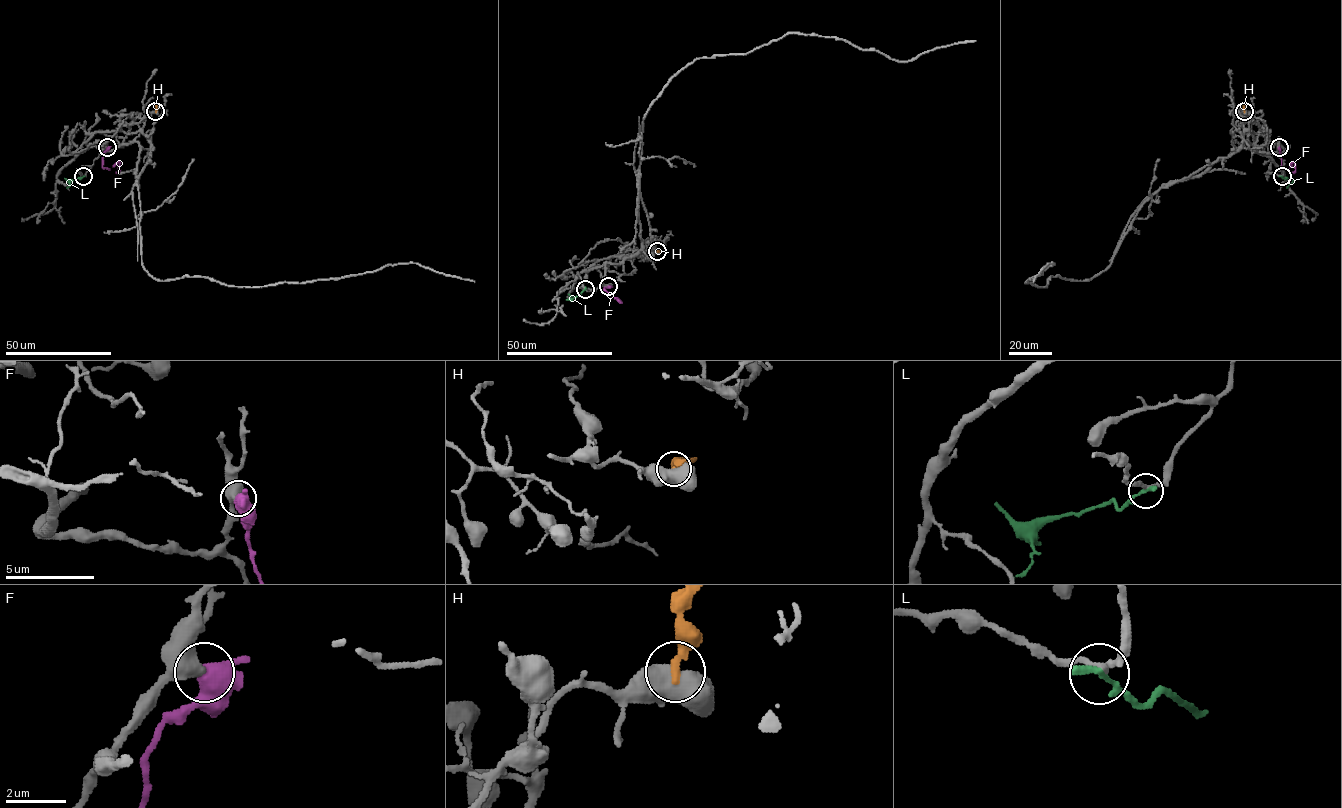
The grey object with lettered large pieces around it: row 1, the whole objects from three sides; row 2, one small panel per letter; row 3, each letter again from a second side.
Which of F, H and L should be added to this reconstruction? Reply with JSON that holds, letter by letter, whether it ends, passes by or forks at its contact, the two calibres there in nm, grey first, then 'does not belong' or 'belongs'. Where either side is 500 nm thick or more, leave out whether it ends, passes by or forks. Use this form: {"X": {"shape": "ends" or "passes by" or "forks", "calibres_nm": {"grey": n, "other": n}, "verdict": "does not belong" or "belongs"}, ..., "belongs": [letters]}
{"F": {"shape": "passes by", "calibres_nm": {"grey": 400, "other": 480}, "verdict": "does not belong"}, "H": {"calibres_nm": {"grey": 600, "other": 320}, "verdict": "does not belong"}, "L": {"shape": "ends", "calibres_nm": {"grey": 200, "other": 280}, "verdict": "does not belong"}, "belongs": []}

